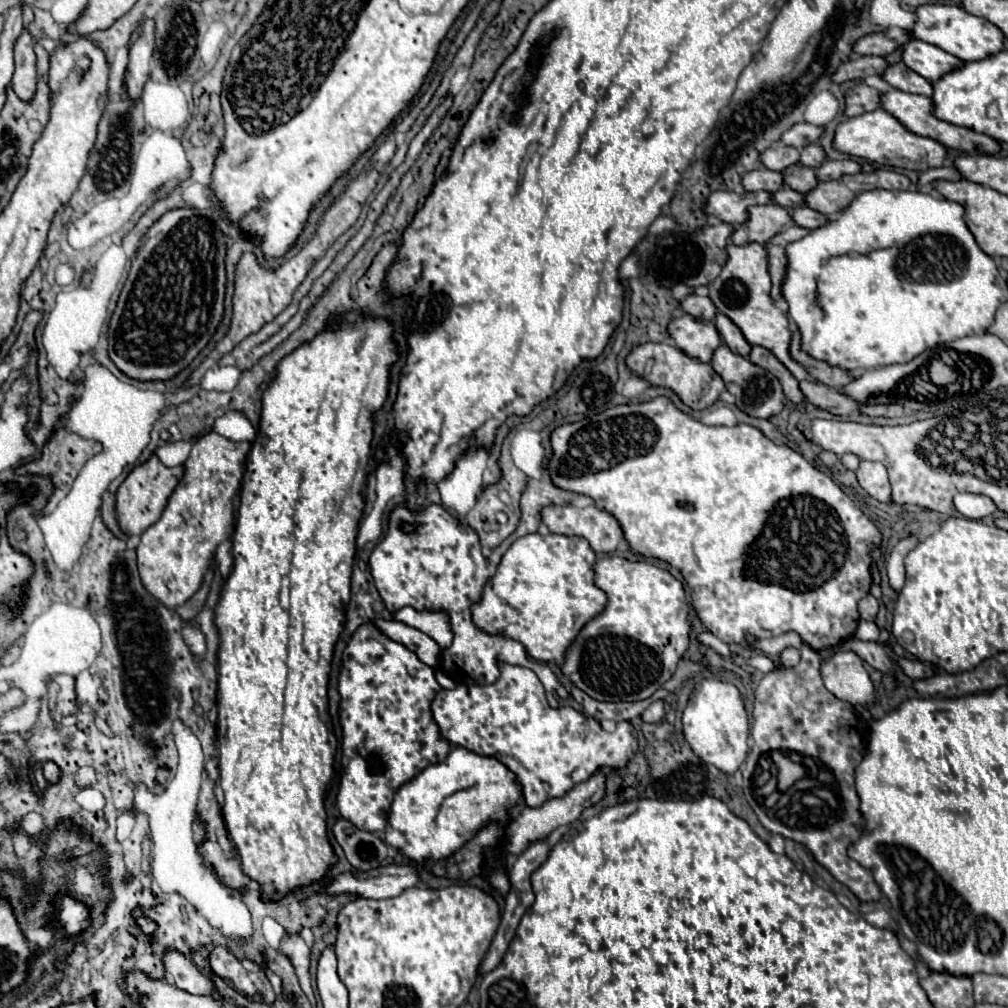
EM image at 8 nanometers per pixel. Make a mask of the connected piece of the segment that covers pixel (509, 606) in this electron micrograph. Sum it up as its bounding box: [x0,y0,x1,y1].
[472,533,608,663]

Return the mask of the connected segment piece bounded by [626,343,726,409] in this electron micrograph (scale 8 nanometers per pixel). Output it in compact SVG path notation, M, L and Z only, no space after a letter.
M646 343L638 345L626 359L626 365L638 373L642 379L650 381L656 387L670 387L674 389L680 399L692 409L708 409L712 403L718 401L720 393L726 391L722 377L712 369L710 363L702 363L696 357L686 355L682 349L670 343Z

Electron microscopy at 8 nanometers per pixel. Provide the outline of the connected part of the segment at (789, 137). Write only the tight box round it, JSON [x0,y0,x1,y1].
[782,123,824,149]

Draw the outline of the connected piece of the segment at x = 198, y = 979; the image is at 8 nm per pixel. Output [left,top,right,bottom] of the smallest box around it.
[164,953,224,1001]

